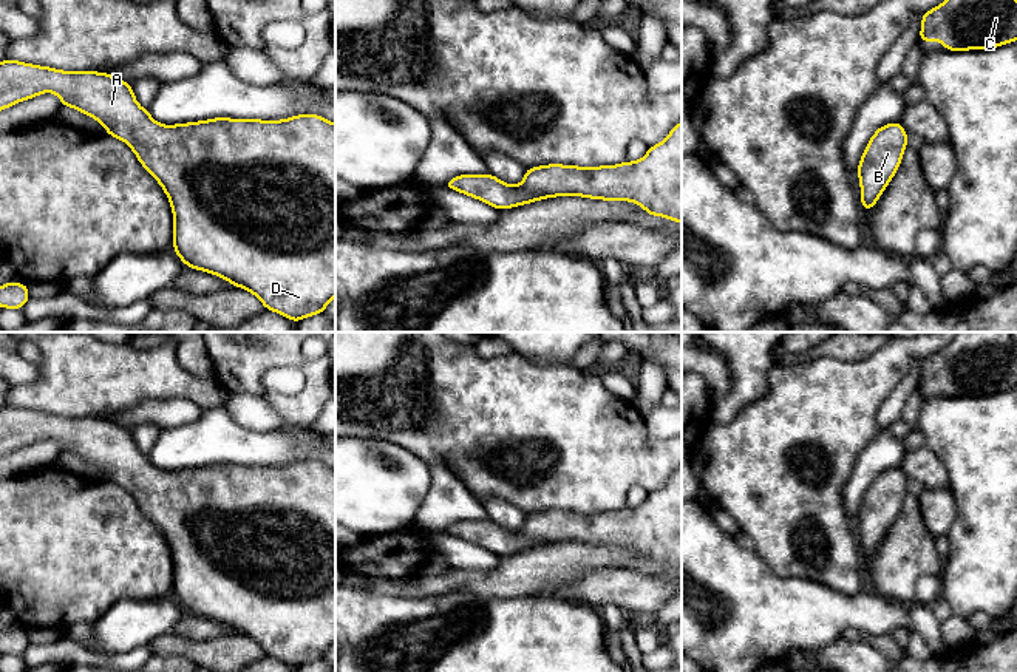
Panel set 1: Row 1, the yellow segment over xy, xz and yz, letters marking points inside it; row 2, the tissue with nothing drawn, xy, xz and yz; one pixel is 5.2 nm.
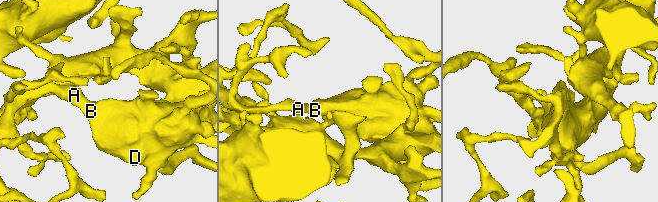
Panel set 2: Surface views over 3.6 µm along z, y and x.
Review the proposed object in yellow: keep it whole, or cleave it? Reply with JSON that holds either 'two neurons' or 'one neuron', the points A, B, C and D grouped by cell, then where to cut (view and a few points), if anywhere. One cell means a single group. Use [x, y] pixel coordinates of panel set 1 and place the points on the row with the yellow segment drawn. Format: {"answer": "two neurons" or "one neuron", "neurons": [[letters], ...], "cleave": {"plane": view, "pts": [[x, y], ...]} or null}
{"answer": "one neuron", "neurons": [["A", "B", "C", "D"]], "cleave": null}

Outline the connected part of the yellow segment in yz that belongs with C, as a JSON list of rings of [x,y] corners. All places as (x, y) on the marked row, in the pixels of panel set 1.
[[[944,0],[921,15],[918,42],[943,42],[944,51],[991,49],[1017,40],[1017,0]]]

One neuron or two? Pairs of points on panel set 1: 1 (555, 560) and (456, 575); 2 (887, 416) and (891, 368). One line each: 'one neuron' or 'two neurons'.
1: one neuron
2: two neurons

